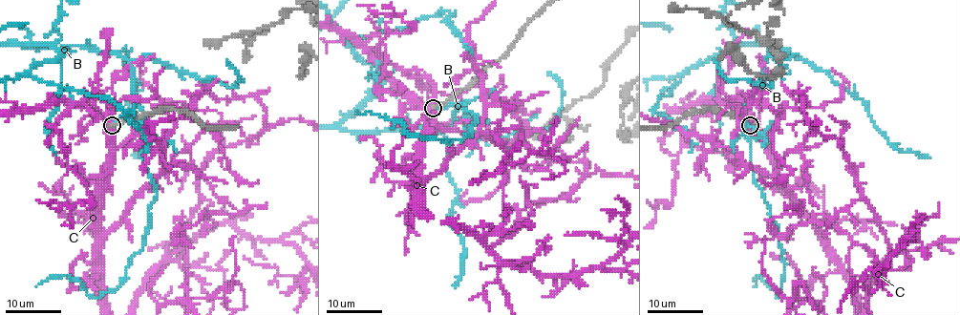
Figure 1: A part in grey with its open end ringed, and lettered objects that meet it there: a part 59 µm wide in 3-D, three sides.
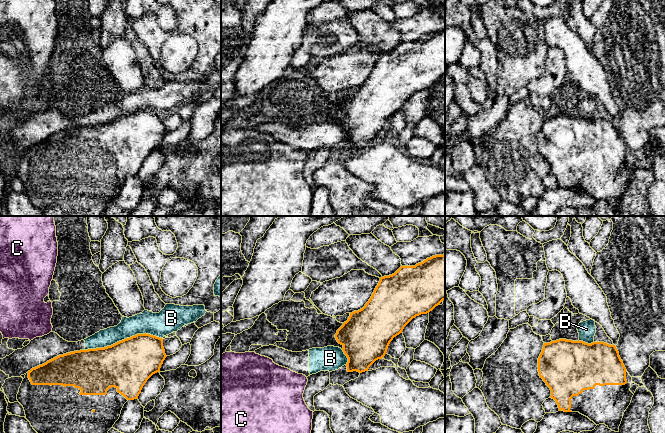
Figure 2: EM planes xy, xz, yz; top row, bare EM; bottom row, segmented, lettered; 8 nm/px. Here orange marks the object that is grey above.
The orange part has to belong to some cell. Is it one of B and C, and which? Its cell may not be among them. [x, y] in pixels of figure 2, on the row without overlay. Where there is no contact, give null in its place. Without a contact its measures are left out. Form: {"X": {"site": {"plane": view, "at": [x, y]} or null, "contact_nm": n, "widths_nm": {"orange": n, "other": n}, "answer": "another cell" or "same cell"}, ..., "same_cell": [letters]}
{"B": {"site": {"plane": "xy", "at": [124, 115]}, "contact_nm": 650, "widths_nm": {"orange": 400, "other": 180}, "answer": "another cell"}, "C": {"site": null, "answer": "another cell"}, "same_cell": []}

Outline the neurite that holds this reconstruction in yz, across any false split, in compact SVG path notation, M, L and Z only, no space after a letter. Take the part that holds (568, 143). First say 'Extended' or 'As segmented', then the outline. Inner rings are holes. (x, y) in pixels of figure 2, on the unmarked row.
Extended. M566 115L544 119L538 134L538 148L550 164L550 173L556 177L559 187L579 188L596 201L605 200L612 207L619 208L623 190L634 170L630 167L632 153L615 121Z

